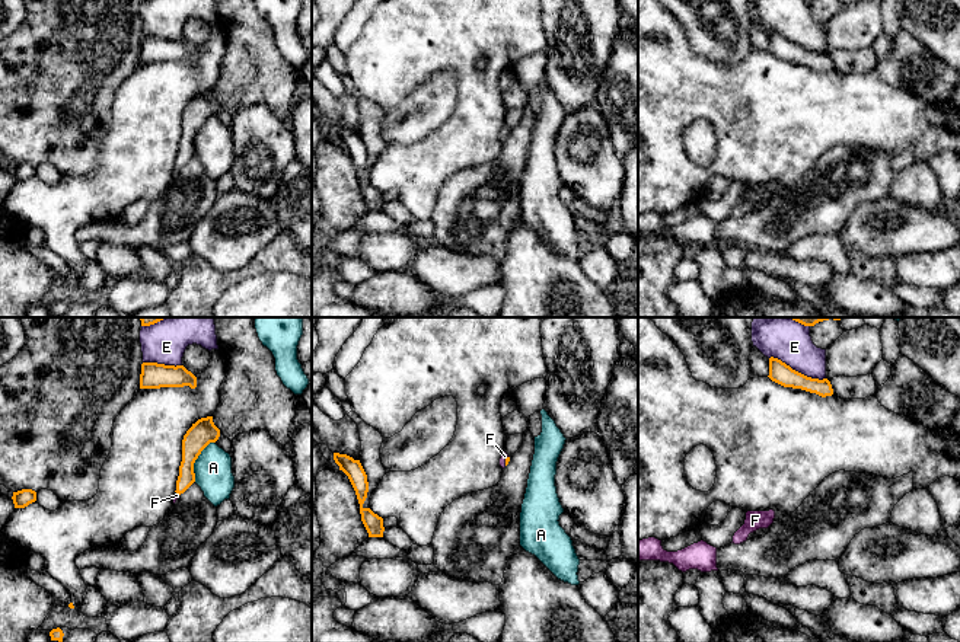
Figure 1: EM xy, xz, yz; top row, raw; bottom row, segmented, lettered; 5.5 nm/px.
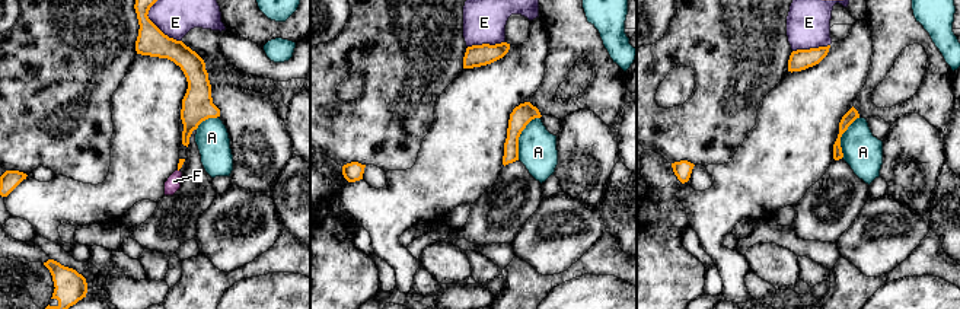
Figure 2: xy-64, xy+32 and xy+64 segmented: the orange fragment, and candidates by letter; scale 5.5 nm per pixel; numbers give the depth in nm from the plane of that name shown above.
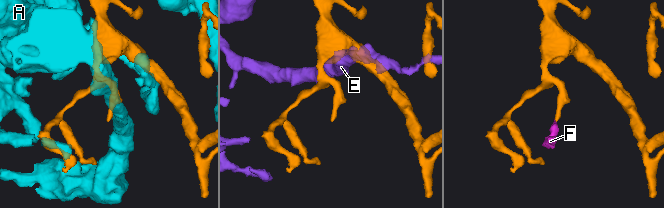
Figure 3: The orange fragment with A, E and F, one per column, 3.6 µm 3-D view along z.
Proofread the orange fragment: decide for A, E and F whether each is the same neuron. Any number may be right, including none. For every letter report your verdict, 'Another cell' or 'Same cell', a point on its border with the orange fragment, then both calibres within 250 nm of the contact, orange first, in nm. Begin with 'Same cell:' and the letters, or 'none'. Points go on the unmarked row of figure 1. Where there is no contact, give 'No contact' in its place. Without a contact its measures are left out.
Same cell: F
A: Another cell. Touches orange at xy (195, 133). Thickness 140 nm (orange) against 200 nm
E: Another cell. Touches orange at yz (797, 45). Thickness 120 nm (orange) against 220 nm
F: Same cell. Touches orange at xz (506, 134). Thickness 20 nm (orange) against 40 nm

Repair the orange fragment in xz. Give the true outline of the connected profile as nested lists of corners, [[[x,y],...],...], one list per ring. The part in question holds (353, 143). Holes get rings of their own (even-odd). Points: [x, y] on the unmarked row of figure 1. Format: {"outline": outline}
{"outline": [[[334,127],[334,134],[339,140],[339,144],[348,150],[355,165],[360,178],[361,195],[369,207],[369,211],[383,211],[383,192],[374,188],[370,182],[363,181],[369,166],[369,156],[360,134],[354,134],[353,131],[339,127]]]}

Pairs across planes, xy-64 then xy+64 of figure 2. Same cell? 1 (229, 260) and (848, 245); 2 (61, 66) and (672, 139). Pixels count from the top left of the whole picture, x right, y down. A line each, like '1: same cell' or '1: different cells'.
1: same cell
2: same cell

